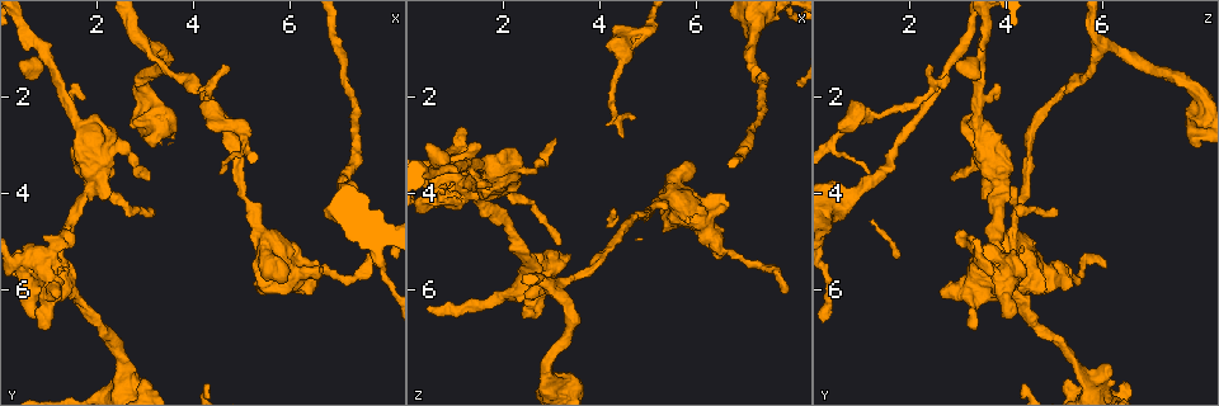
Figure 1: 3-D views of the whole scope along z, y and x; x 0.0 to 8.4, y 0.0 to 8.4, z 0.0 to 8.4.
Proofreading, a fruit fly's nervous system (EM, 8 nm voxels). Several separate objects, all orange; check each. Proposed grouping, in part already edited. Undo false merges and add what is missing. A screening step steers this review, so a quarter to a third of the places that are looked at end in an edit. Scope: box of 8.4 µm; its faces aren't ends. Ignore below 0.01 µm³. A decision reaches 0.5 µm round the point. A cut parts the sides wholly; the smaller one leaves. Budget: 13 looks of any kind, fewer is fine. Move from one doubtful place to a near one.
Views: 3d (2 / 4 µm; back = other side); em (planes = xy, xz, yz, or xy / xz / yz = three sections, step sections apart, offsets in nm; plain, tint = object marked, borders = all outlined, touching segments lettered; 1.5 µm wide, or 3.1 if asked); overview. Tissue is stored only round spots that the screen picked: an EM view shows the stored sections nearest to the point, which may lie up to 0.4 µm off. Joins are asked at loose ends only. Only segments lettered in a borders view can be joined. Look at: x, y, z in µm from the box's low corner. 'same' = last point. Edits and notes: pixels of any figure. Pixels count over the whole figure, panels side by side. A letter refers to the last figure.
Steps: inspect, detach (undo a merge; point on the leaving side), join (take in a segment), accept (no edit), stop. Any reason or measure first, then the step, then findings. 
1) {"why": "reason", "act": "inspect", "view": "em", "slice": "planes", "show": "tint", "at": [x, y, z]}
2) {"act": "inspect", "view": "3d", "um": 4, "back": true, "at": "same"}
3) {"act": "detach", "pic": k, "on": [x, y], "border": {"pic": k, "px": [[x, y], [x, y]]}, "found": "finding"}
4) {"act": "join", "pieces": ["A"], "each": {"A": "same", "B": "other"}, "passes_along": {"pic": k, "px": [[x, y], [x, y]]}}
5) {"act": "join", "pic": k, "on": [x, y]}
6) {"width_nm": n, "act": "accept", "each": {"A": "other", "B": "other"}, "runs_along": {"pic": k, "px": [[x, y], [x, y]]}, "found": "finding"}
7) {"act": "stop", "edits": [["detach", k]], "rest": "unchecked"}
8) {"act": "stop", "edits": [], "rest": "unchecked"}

{"why": "an open end", "act": "inspect", "view": "em", "slice": "xz", "step": 8, "show": "tint", "at": [4.50, 1.60, 2.85]}

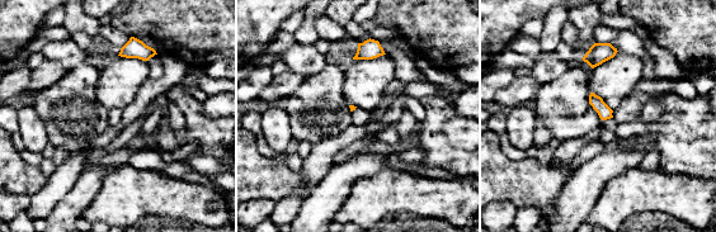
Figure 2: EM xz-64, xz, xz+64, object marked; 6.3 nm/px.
{"why": "another direction", "act": "inspect", "view": "em", "slice": "planes", "show": "borders", "at": "same"}

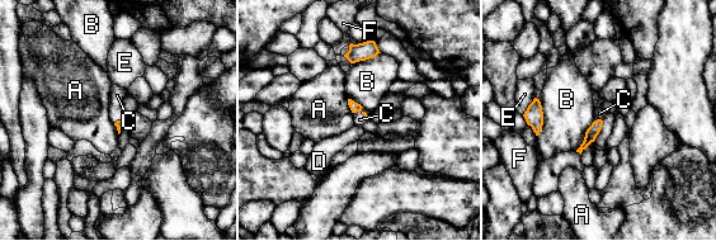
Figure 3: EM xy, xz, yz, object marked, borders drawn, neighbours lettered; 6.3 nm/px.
{"longest_contact_nm": ["B", 240], "act": "join", "pieces": ["C"], "each": {"A": "other", "B": "other", "C": "same", "D": "other", "E": "other", "F": "other"}, "passes_along": {"pic": 3, "px": [[354, 107], [362, 112], [359, 119]]}, "found": "it goes on there"}

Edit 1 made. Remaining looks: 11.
{"why": "three arms meet", "act": "inspect", "view": "em", "slice": "planes", "show": "borders", "at": [3.10, 1.15, 5.90]}

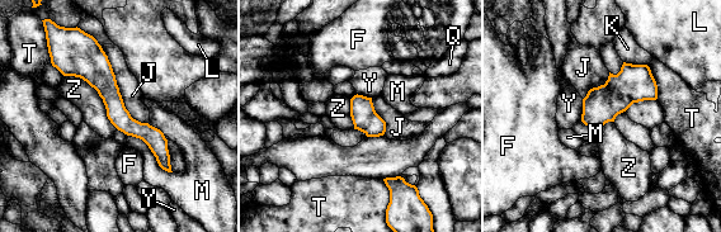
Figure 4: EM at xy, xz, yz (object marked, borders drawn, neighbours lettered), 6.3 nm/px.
{"longest_contact_nm": ["J", 600], "act": "accept", "each": {"F": "other", "J": "other", "K": "other", "L": "other", "M": "other", "Q": "other", "T": "other", "Y": "other", "Z": "other"}, "found": "one neuron here"}

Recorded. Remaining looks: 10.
{"why": "a fork", "act": "inspect", "view": "3d", "um": 4, "at": [2.75, 7.90, 5.80]}

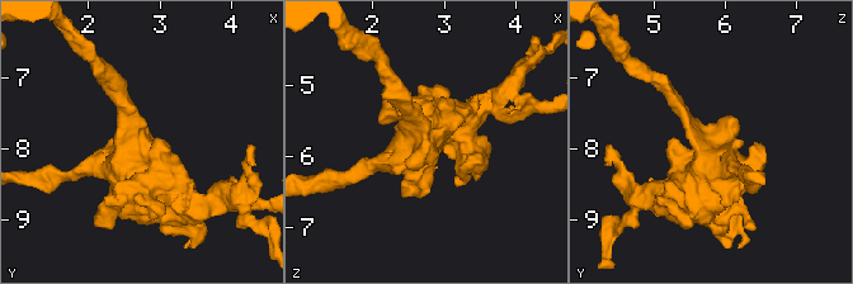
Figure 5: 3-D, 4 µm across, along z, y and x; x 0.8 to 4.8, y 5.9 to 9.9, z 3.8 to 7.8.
{"act": "inspect", "view": "em", "um": 3.1, "slice": "xz", "step": 8, "show": "tint", "at": [2.70, 7.90, 5.75]}

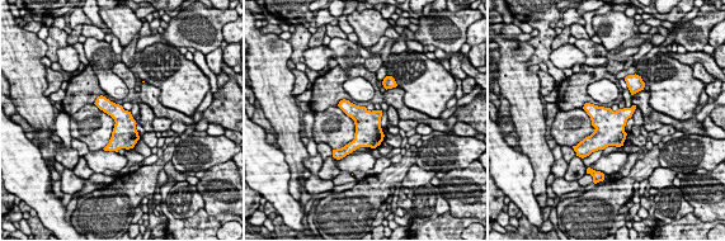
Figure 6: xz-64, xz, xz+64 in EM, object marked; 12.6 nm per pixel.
{"act": "inspect", "view": "em", "um": 3.1, "slice": "xz", "step": 8, "show": "borders", "at": "same"}

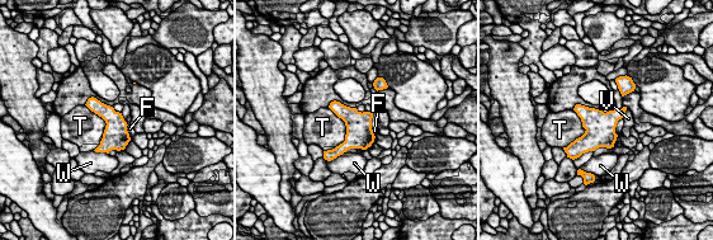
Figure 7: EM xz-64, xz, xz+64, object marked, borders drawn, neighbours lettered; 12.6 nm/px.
{"longest_contact_nm": ["T", 550], "act": "accept", "each": {"F": "other", "T": "other", "V": "other", "W": "other"}, "border": {"pic": 7, "px": [[329, 107], [345, 126], [335, 147]]}, "found": "all the same neuron"}

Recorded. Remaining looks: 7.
{"why": "an open end", "act": "inspect", "view": "em", "slice": "planes", "show": "borders", "at": [0.80, 6.75, 3.30]}

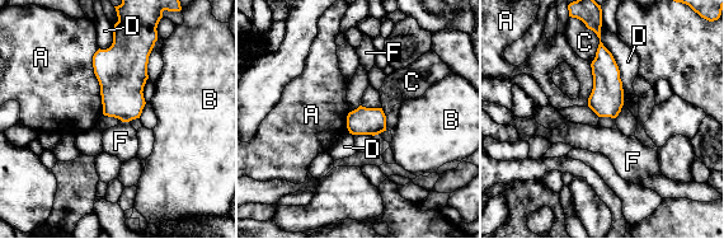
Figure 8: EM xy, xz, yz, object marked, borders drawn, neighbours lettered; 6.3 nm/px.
{"act": "accept", "each": {"A": "other", "B": "other", "C": "other", "D": "other", "F": "other"}, "border": {"pic": 8, "px": [[98, 48], [93, 73], [103, 113]]}, "found": "none of them fits"}

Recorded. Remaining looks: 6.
{"why": "narrows sharply", "act": "inspect", "view": "3d", "um": 2, "at": [4.90, 3.10, 4.55]}

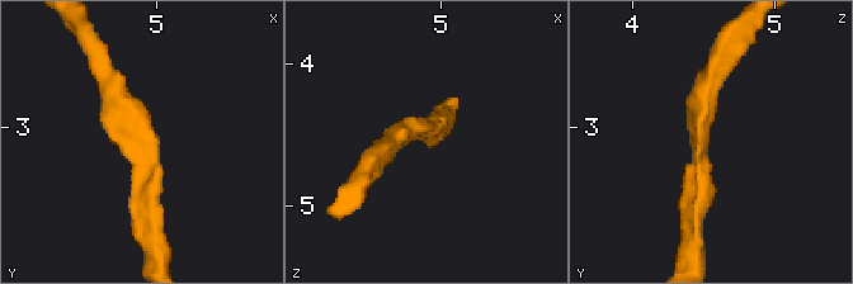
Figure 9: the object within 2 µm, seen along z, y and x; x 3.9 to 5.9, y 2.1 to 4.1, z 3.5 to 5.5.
{"arm_widths_nm": [170, 190], "act": "inspect", "view": "em", "slice": "planes", "show": "borders", "at": [4.92, 3.16, 4.48]}

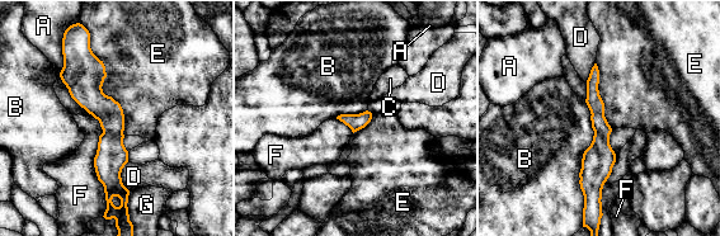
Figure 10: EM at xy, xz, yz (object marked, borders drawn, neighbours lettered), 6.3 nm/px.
{"longest_contact_nm": ["F", 850], "act": "accept", "each": {"A": "other", "B": "other", "C": "other", "D": "other", "E": "other", "F": "other", "G": "other"}, "border": {"pic": 10, "px": [[85, 28], [125, 136]]}, "found": "continuous, no second neuron"}

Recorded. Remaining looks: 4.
{"act": "stop", "edits": [["join", 3]], "rest": "unchecked"}

